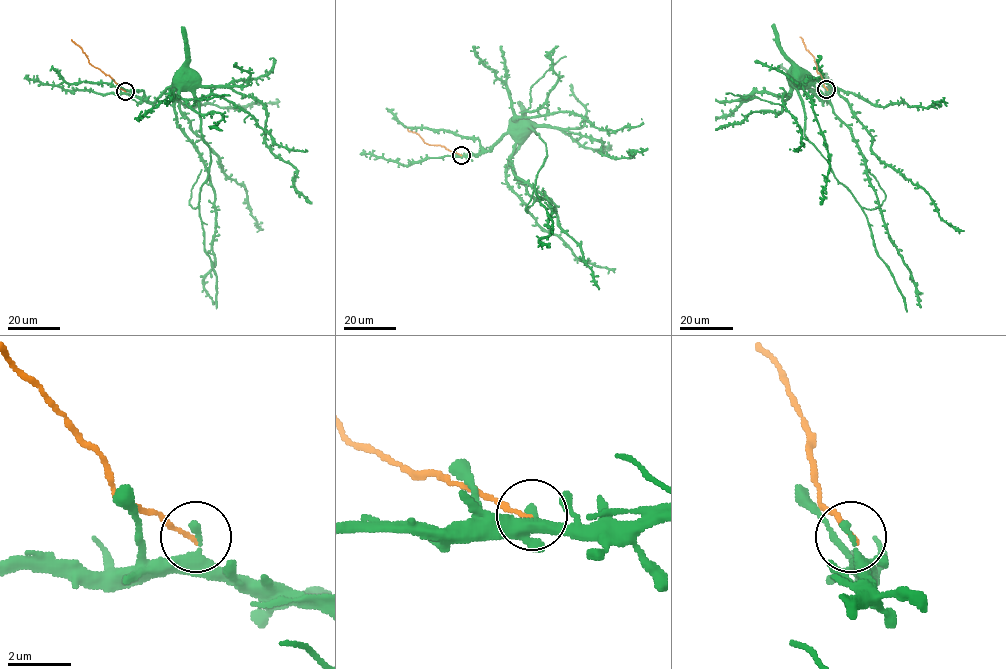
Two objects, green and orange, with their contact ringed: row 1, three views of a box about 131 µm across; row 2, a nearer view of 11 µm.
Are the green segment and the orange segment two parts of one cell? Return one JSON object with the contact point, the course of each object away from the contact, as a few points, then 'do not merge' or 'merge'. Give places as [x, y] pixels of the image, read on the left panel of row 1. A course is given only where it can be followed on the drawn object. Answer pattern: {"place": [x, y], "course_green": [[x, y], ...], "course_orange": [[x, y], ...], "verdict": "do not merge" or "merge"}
{"place": [125, 91], "course_green": [[125, 90], [154, 102], [184, 79]], "course_orange": [[125, 90], [91, 64], [82, 49], [71, 39]], "verdict": "do not merge"}

